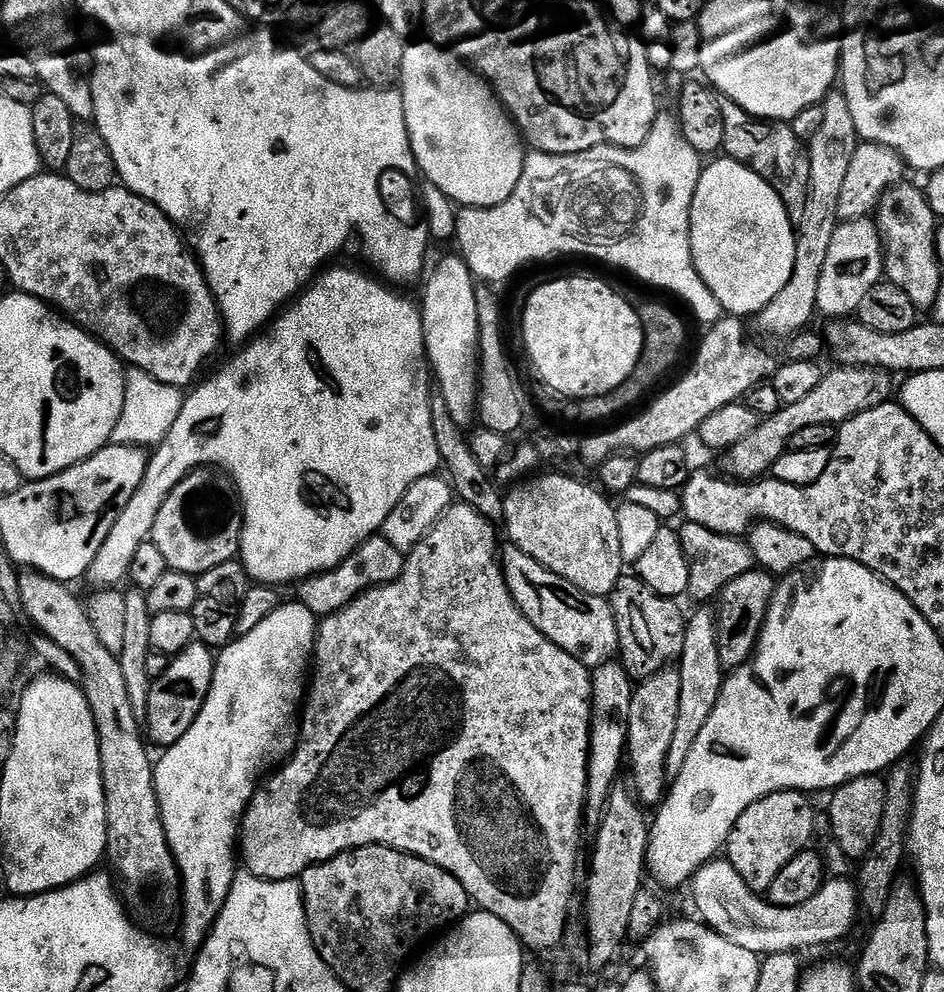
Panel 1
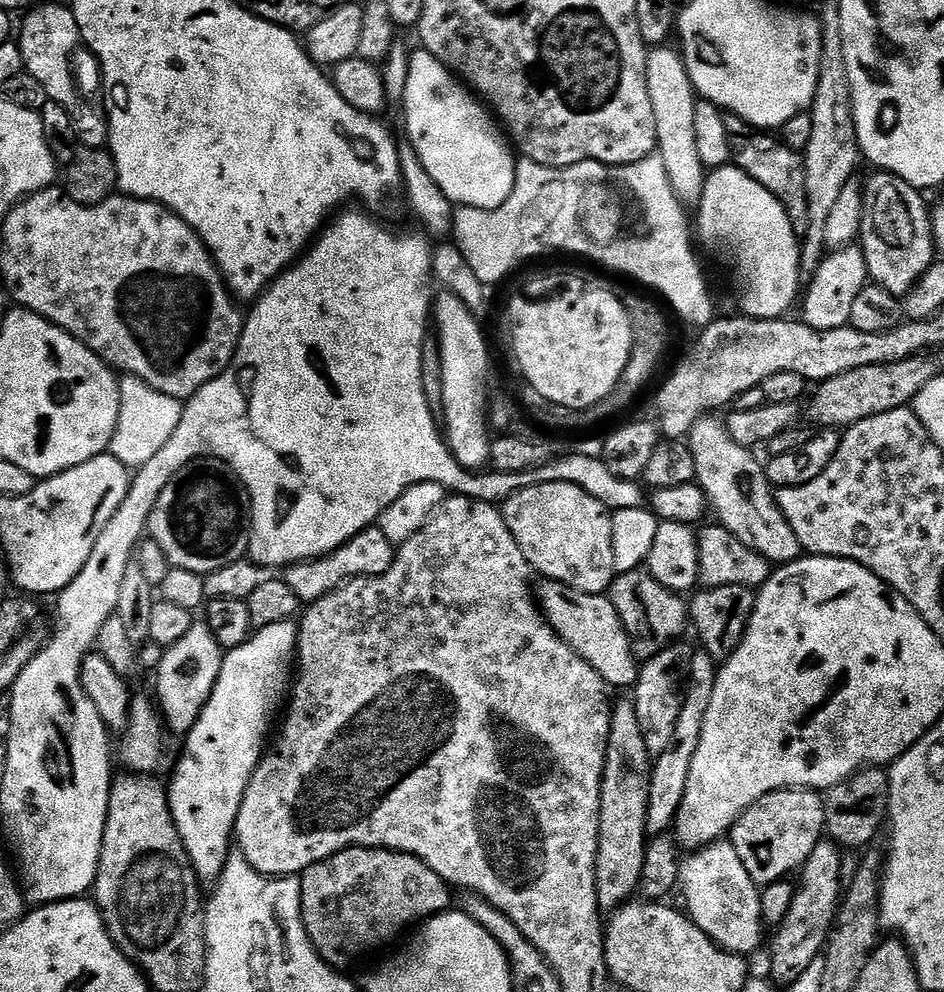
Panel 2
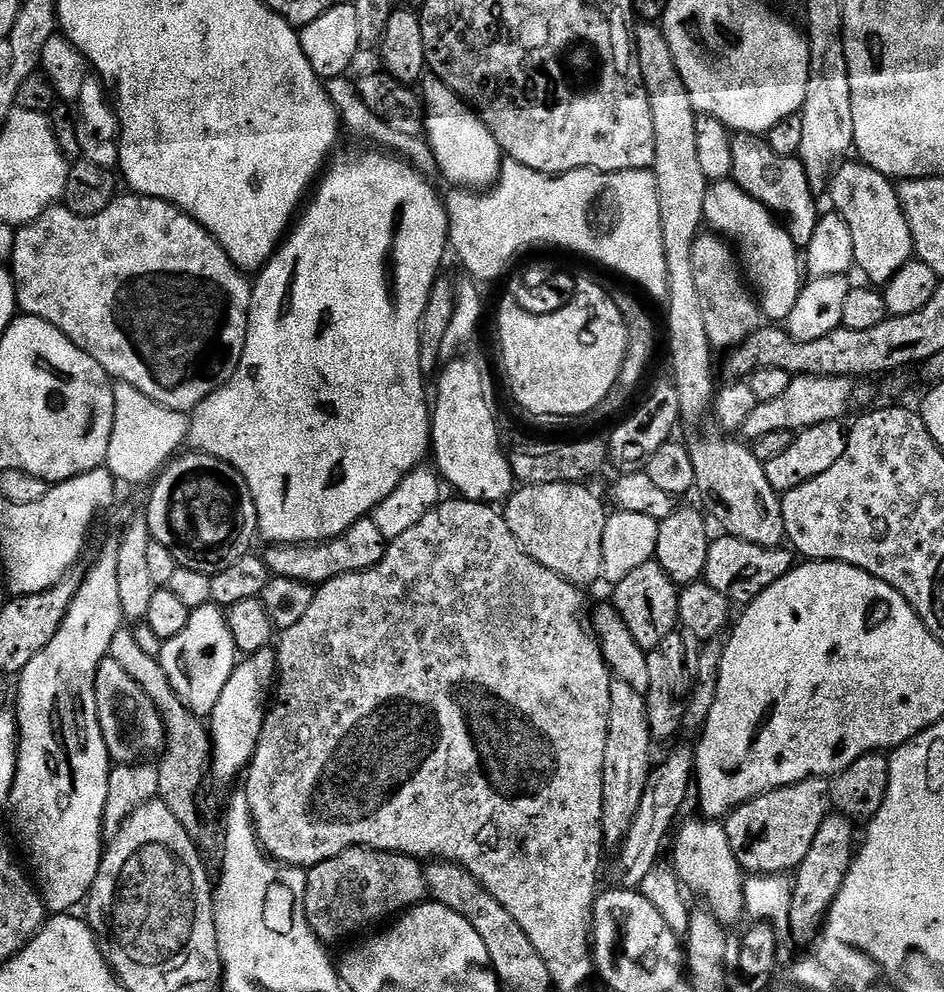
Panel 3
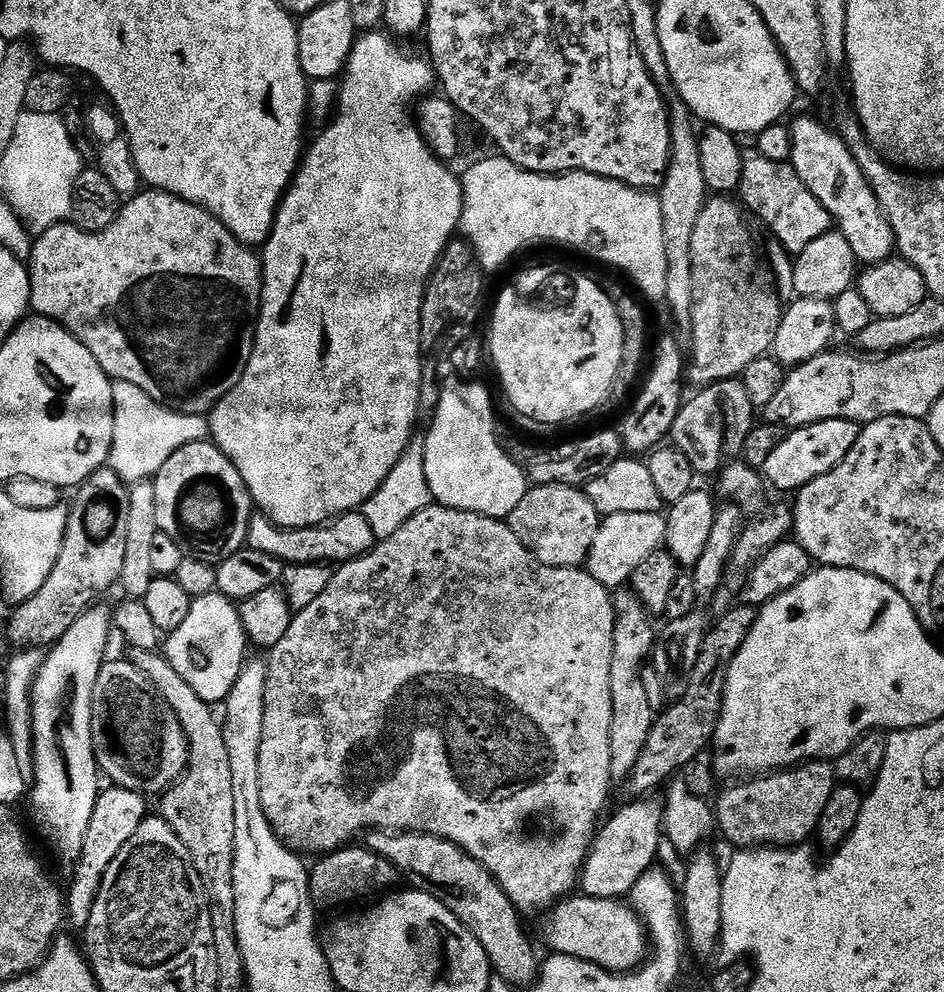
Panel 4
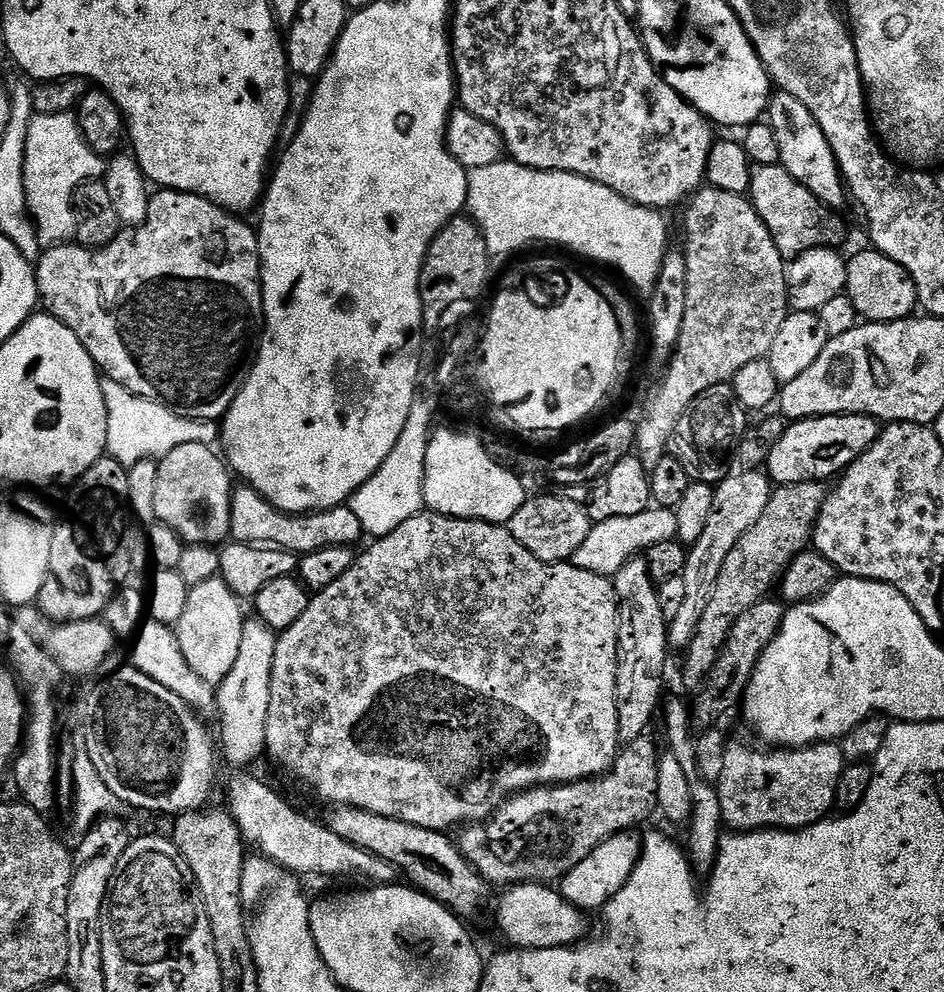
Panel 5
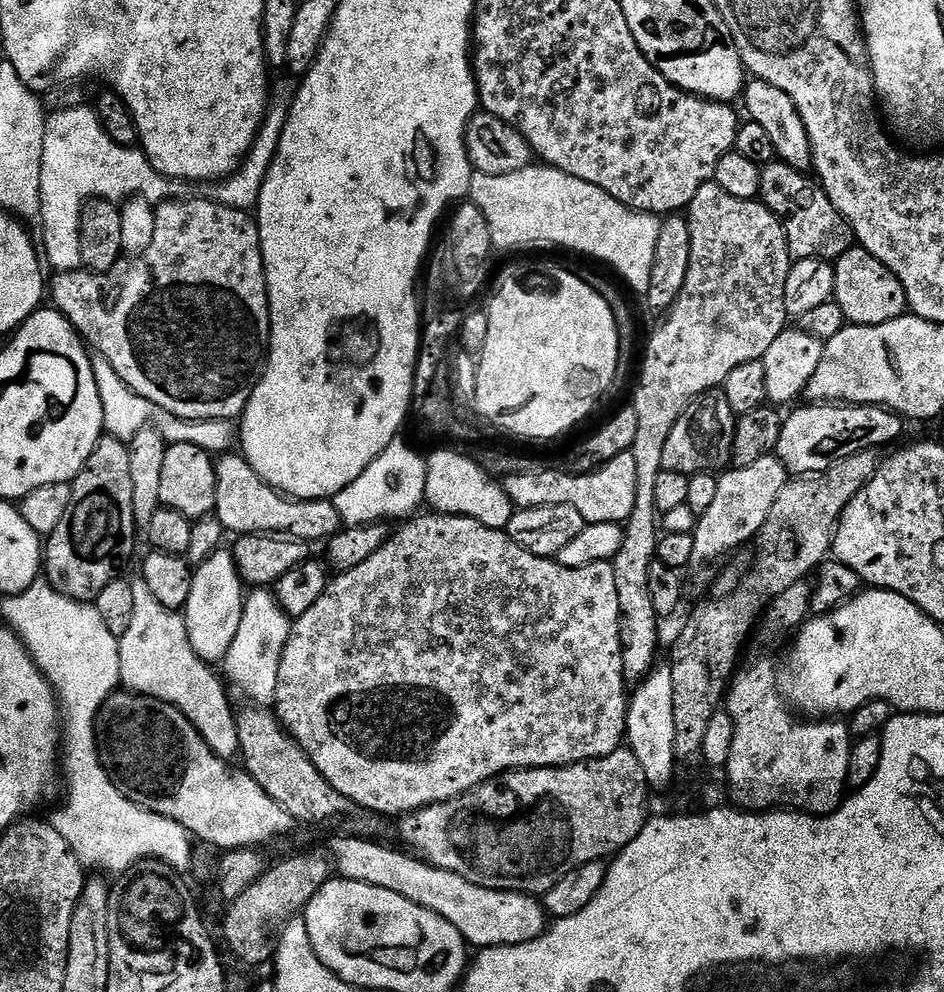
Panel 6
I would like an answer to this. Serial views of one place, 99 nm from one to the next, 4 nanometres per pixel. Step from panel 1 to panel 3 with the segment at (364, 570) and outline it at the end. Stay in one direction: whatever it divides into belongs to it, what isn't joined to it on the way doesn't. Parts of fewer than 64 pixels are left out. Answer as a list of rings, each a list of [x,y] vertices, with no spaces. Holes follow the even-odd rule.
[[[371,518],[354,522],[342,536],[333,540],[322,540],[315,544],[274,544],[263,549],[262,555],[269,573],[282,578],[294,578],[303,584],[319,586],[338,578],[342,574],[370,570],[382,562],[389,541]]]

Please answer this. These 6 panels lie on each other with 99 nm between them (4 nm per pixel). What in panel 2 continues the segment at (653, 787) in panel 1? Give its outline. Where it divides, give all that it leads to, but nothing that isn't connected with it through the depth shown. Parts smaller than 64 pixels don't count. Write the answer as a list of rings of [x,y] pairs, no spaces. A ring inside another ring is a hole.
[[[684,643],[670,644],[649,660],[643,661],[640,677],[636,679],[634,703],[638,710],[638,723],[642,726],[642,738],[646,738],[646,750],[653,758],[662,754],[669,745],[677,728],[679,714],[682,713],[694,653],[694,648]]]

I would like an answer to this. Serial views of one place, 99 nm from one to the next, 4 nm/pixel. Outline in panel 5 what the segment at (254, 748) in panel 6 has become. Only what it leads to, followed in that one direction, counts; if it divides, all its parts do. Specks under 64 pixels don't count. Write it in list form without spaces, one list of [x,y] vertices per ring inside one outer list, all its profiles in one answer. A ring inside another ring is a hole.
[[[337,804],[327,809],[322,823],[338,838],[346,838],[354,846],[390,862],[397,868],[409,885],[427,892],[440,904],[446,904],[451,912],[461,918],[469,918],[476,907],[488,896],[490,885],[474,869],[469,860],[460,853],[459,847],[447,840],[443,831],[435,828],[419,828],[398,818],[386,818],[370,810]]]

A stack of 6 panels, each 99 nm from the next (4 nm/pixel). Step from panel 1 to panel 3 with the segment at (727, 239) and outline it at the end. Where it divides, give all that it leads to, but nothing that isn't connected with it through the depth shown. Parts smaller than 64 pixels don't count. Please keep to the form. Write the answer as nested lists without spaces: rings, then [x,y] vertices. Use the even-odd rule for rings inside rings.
[[[731,179],[721,180],[709,187],[704,219],[709,229],[734,241],[735,251],[747,269],[747,279],[754,285],[761,313],[767,319],[769,316],[772,322],[787,321],[802,287],[802,260],[796,257],[798,249],[788,229],[778,223],[777,217],[761,200],[751,196]]]

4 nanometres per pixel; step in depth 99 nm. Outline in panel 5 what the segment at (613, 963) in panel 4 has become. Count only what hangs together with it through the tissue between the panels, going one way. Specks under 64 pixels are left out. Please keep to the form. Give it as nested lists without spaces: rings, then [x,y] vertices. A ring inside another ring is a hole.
[[[533,882],[509,887],[505,892],[508,893],[496,904],[496,924],[513,949],[570,948],[585,939],[588,920],[584,916],[587,915],[566,902],[555,887]]]

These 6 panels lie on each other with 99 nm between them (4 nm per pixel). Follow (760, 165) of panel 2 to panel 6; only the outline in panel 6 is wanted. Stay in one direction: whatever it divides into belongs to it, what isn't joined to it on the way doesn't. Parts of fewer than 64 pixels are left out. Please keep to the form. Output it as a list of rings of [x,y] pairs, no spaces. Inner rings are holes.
[[[773,162],[763,165],[760,173],[762,174],[762,186],[759,199],[784,223],[785,229],[793,237],[801,236],[808,243],[808,248],[798,248],[798,246],[792,248],[793,261],[835,262],[842,254],[848,252],[849,245],[840,243],[843,240],[853,239],[851,226],[844,221],[844,215],[832,205],[830,198],[824,193],[819,183],[811,175],[807,176],[809,174],[807,171],[783,162]],[[788,188],[793,188],[793,192]]]

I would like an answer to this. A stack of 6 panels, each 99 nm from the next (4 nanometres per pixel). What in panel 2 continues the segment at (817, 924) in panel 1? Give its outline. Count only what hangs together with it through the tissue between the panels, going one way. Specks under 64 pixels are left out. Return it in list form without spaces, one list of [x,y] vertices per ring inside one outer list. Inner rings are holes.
[[[721,838],[685,855],[678,884],[681,889],[684,887],[683,907],[687,915],[725,952],[749,954],[763,942],[766,925],[760,909],[761,889],[746,874],[738,850],[727,839]]]

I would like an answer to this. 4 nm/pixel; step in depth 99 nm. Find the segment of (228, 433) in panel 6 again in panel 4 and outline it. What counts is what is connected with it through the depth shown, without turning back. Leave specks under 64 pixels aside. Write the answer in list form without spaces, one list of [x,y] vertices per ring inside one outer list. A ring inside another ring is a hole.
[[[115,381],[112,386],[114,394],[114,442],[110,467],[125,482],[152,480],[162,466],[166,466],[166,458],[174,454],[182,446],[195,440],[208,440],[210,429],[203,415],[177,410],[159,400],[150,398],[138,386],[130,382]]]

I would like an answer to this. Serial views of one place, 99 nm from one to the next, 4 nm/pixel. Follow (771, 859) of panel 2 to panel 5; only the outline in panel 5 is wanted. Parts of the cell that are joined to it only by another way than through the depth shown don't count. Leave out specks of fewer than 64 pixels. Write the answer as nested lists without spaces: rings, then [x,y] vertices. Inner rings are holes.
[[[732,742],[725,750],[721,778],[715,785],[718,802],[722,802],[722,818],[729,829],[758,832],[765,828],[810,828],[837,807],[838,778],[846,767],[839,743],[810,744],[803,748],[759,747]]]

